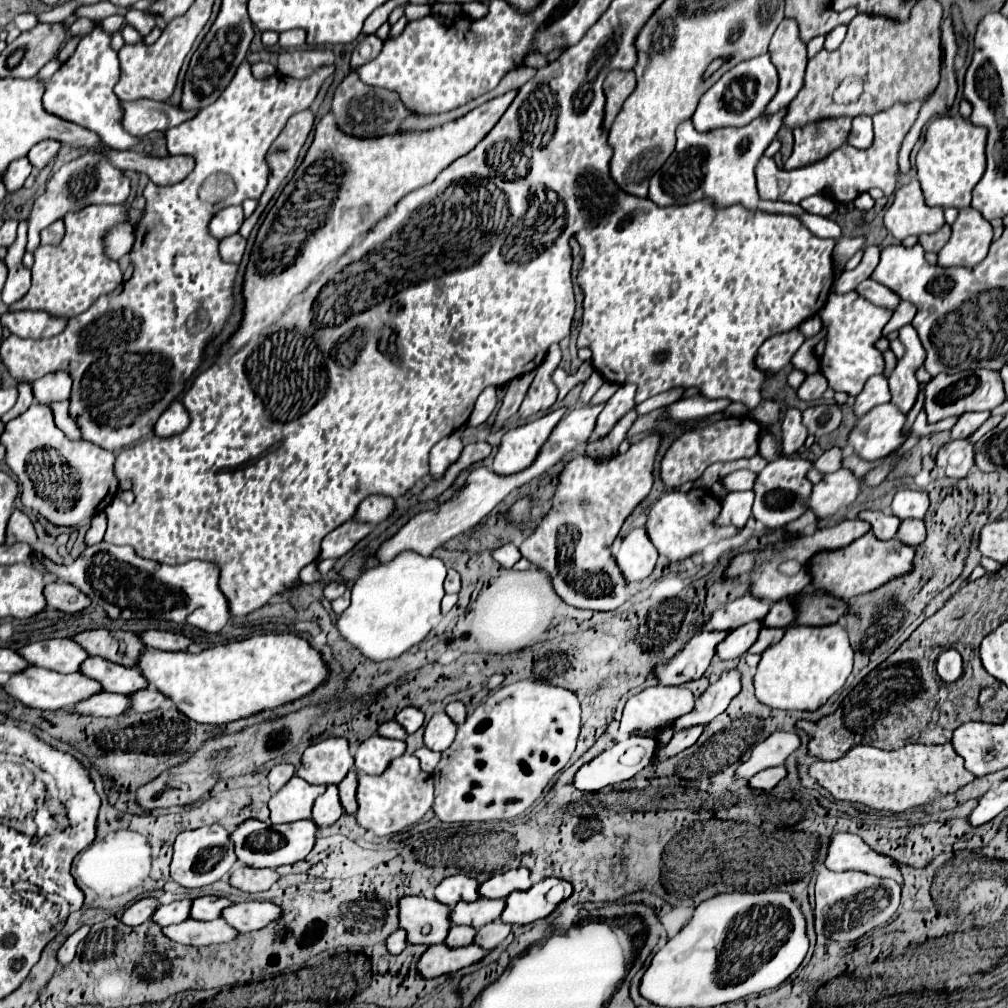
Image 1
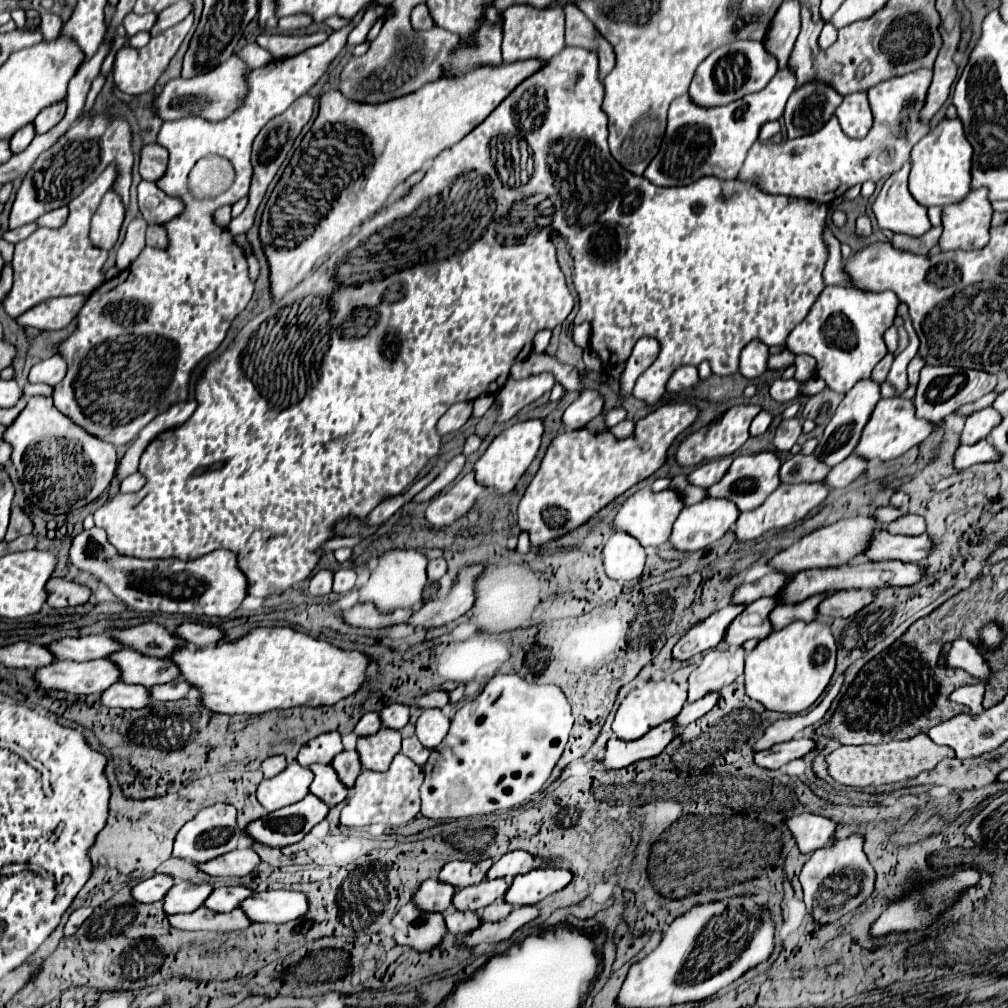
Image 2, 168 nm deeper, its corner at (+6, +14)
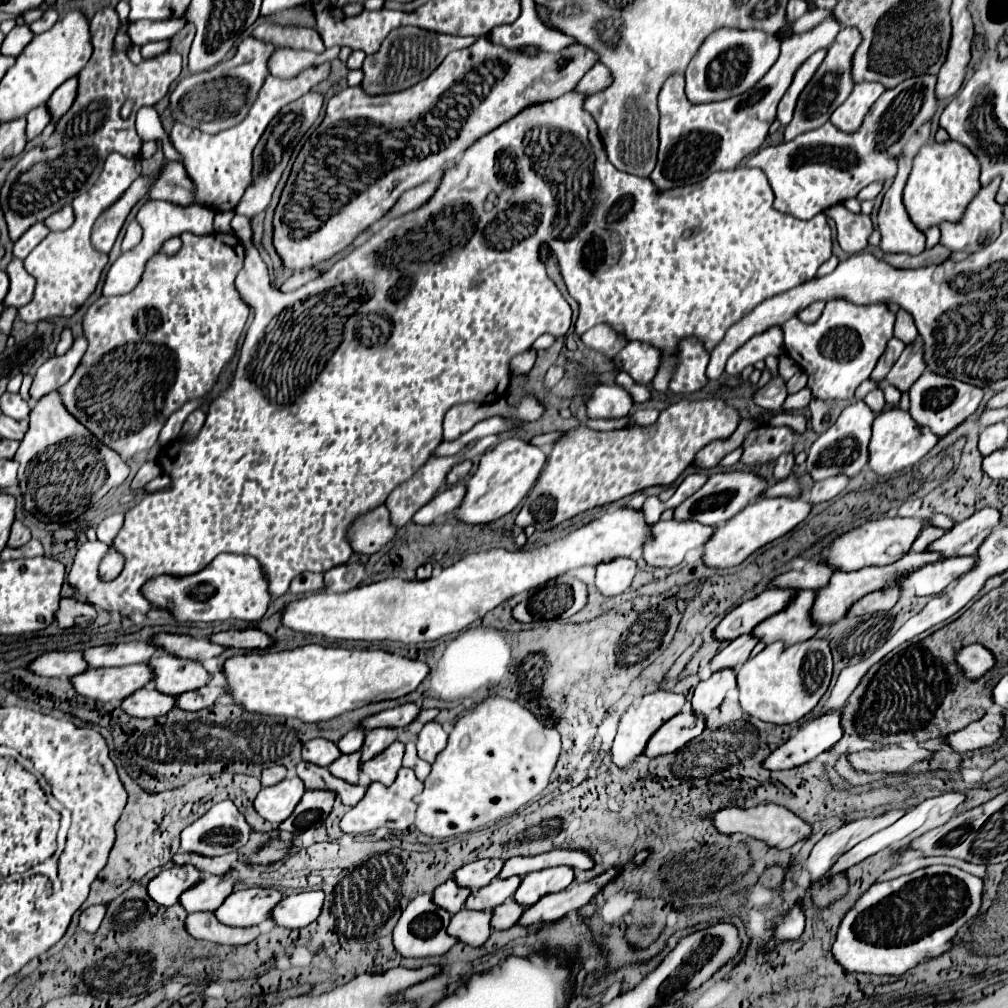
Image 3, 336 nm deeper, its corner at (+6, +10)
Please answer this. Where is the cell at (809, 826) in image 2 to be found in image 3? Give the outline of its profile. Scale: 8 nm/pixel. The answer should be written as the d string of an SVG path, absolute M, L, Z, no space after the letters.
M758 805L758 807L750 807L750 809L740 809L740 807L728 807L722 809L718 813L712 815L716 827L720 833L742 833L742 835L750 835L754 839L760 839L764 843L768 843L770 847L776 849L788 849L800 841L806 841L812 833L810 825L800 819L798 815L794 815L792 811L788 811L786 807L780 805Z

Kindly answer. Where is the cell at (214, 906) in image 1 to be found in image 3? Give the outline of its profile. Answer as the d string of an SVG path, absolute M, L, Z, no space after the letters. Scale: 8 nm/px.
M244 889L232 891L226 901L214 911L218 921L232 927L258 925L264 919L270 919L270 911L282 899L282 893L276 889Z

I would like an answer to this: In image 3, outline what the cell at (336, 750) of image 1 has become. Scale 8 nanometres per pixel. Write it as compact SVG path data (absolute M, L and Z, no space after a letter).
M312 739L302 749L302 759L308 763L314 763L314 765L320 765L320 767L328 767L340 755L342 753L340 753L338 745L328 739Z

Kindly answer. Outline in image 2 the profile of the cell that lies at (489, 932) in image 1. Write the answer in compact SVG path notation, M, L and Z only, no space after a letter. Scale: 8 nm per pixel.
M498 899L496 903L492 903L486 909L482 909L480 917L484 917L484 921L500 921L500 919L508 917L510 911L512 911L512 905L506 903L504 899Z

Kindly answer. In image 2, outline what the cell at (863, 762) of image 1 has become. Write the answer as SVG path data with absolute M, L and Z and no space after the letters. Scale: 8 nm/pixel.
M926 733L916 735L914 739L906 741L892 741L882 745L860 745L860 747L840 747L832 751L828 761L828 773L842 785L850 787L868 787L868 785L884 785L884 783L896 783L910 777L916 777L920 771L934 769L938 761L954 757L952 749L936 745L932 739L928 739Z

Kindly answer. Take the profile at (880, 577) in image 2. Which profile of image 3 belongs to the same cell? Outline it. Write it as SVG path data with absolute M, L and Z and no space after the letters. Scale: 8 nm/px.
M950 557L944 561L936 561L936 565L922 565L922 569L916 569L916 573L908 573L908 577L902 577L900 583L894 581L894 587L898 587L900 591L912 589L916 595L938 595L972 567L974 557Z

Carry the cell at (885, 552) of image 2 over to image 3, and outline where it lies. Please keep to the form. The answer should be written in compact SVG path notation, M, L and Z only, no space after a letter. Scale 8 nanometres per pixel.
M980 509L972 517L968 517L962 523L956 523L950 531L946 531L942 537L932 541L926 551L940 553L942 557L964 557L974 555L980 543L988 537L994 525L998 525L1000 513L996 509Z

